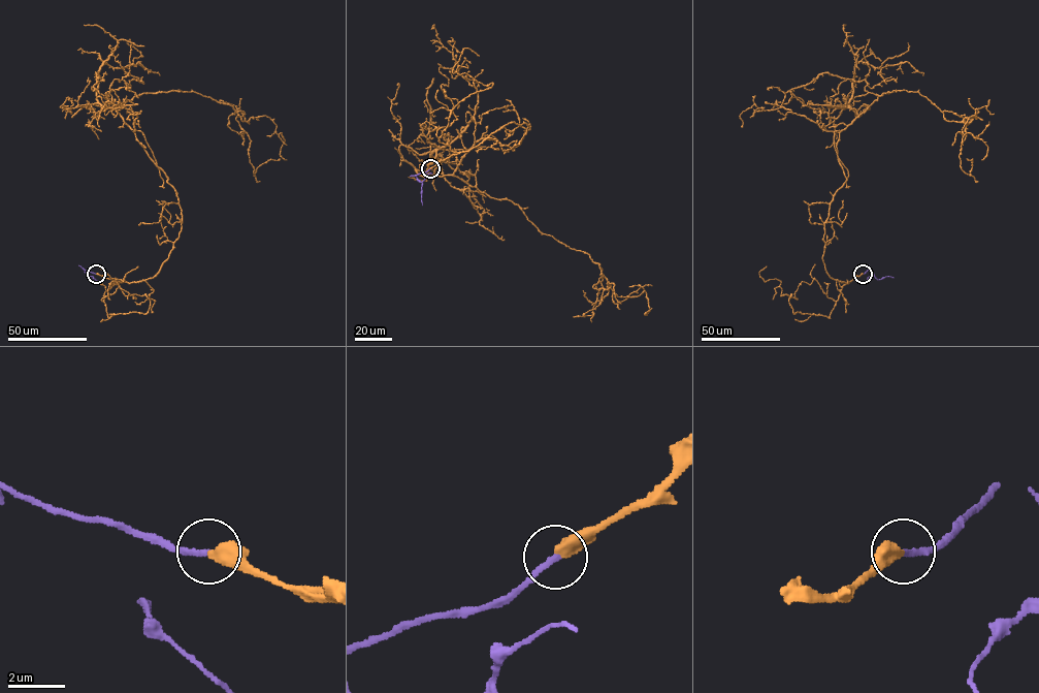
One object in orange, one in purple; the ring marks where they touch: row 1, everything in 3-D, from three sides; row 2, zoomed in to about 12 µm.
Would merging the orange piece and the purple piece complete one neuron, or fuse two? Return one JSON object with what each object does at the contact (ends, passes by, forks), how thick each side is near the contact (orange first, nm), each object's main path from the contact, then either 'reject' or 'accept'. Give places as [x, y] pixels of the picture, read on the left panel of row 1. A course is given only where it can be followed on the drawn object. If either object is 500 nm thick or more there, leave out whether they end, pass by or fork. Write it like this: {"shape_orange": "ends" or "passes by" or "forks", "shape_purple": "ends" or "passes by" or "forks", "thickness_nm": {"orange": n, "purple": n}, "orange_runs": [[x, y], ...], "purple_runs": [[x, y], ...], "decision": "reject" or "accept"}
{"shape_orange": "ends", "shape_purple": "ends", "thickness_nm": {"orange": 460, "purple": 220}, "orange_runs": [[96, 274], [152, 278], [181, 230], [174, 189], [117, 111], [127, 100], [179, 90], [267, 117], [286, 159]], "purple_runs": [[96, 274], [84, 270], [90, 278]], "decision": "accept"}

